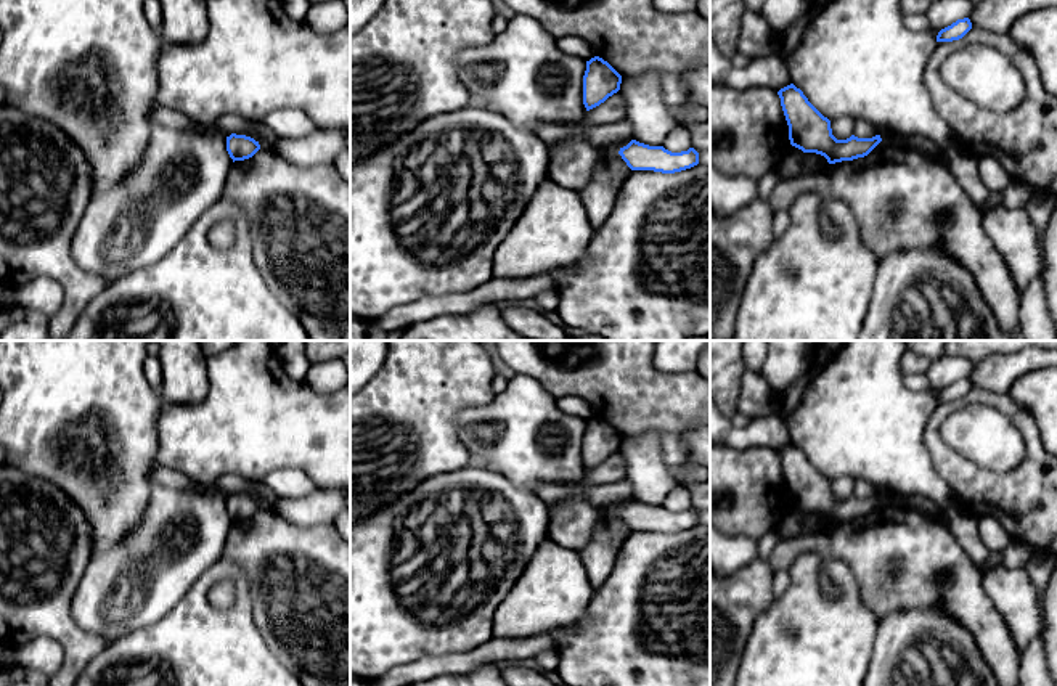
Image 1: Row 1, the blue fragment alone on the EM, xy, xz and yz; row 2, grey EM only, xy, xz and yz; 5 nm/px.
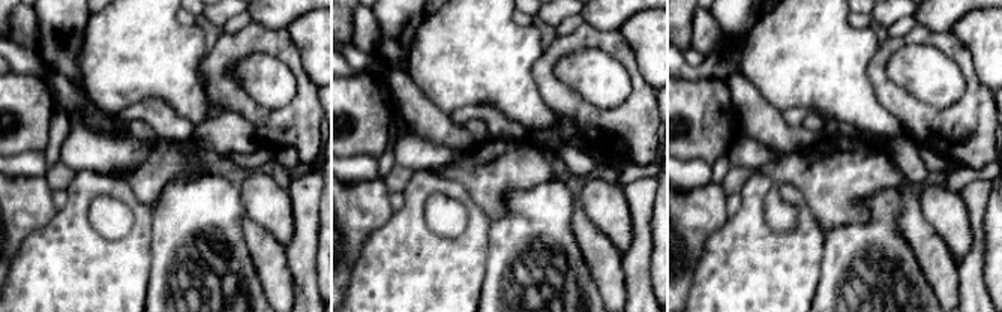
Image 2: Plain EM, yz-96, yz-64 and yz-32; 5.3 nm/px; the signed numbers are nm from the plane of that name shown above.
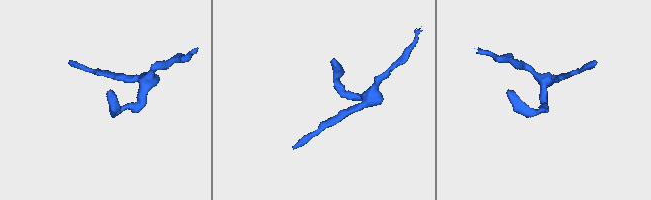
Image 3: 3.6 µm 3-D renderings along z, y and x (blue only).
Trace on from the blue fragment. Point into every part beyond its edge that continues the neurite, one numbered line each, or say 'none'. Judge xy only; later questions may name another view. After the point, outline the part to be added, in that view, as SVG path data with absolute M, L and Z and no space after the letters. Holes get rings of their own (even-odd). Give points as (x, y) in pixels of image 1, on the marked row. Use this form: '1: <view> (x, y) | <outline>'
none

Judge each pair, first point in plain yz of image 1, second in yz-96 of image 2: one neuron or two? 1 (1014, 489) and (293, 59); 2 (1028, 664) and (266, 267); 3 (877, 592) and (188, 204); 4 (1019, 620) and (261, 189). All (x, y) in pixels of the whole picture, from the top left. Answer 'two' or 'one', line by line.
1: one
2: two
3: two
4: one

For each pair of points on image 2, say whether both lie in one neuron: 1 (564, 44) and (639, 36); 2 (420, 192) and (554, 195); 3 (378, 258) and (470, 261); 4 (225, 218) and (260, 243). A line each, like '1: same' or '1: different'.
1: different
2: different
3: same
4: different

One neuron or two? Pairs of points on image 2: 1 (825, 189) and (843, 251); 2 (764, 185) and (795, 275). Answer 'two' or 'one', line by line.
1: two
2: one

